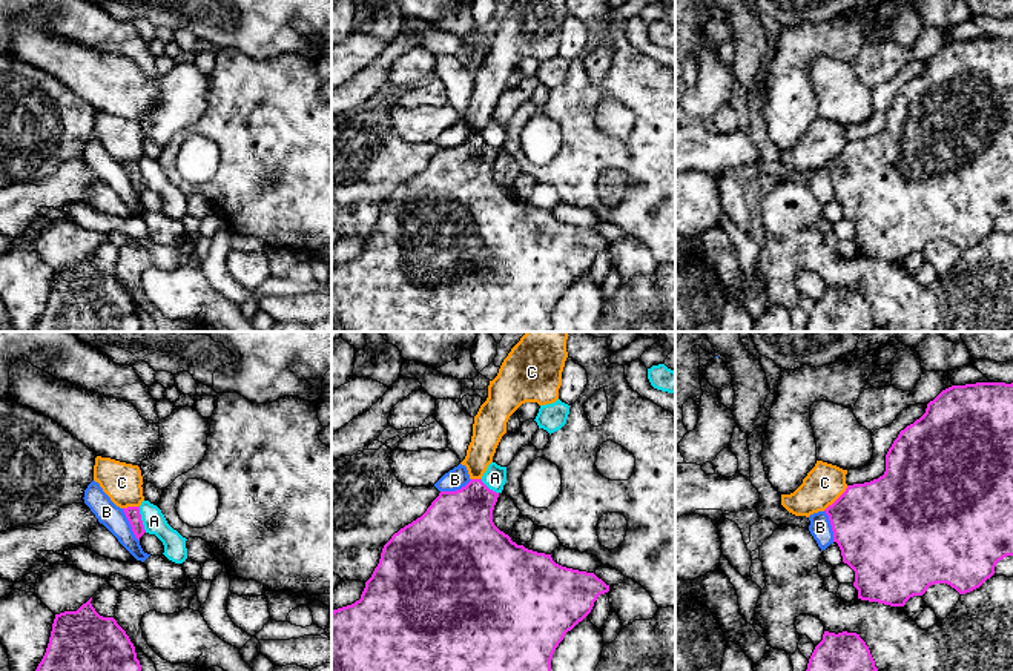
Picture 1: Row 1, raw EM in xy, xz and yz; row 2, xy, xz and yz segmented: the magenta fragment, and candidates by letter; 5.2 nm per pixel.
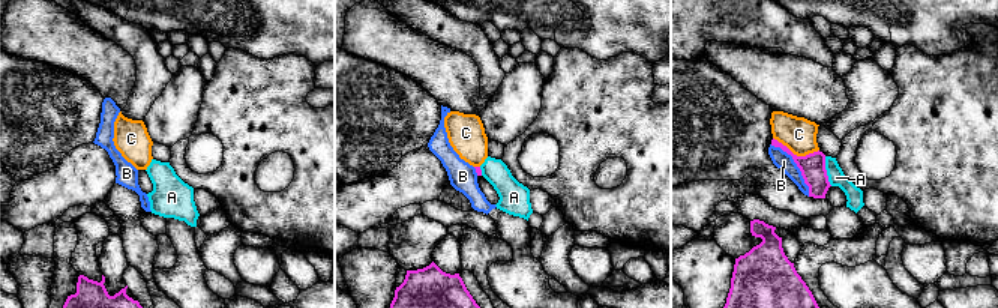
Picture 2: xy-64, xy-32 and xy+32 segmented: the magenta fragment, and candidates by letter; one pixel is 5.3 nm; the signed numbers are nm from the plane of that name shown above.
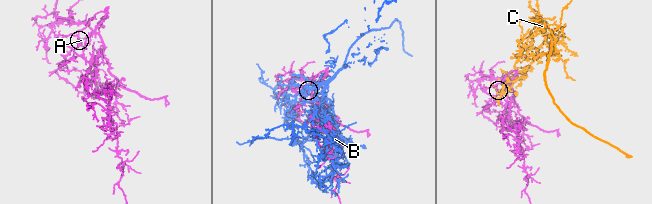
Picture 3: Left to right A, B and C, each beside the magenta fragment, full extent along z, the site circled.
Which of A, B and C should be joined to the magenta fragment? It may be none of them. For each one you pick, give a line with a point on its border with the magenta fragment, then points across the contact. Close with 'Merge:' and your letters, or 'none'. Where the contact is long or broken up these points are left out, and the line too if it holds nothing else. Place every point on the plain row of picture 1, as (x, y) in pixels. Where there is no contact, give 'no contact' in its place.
Merge: none

